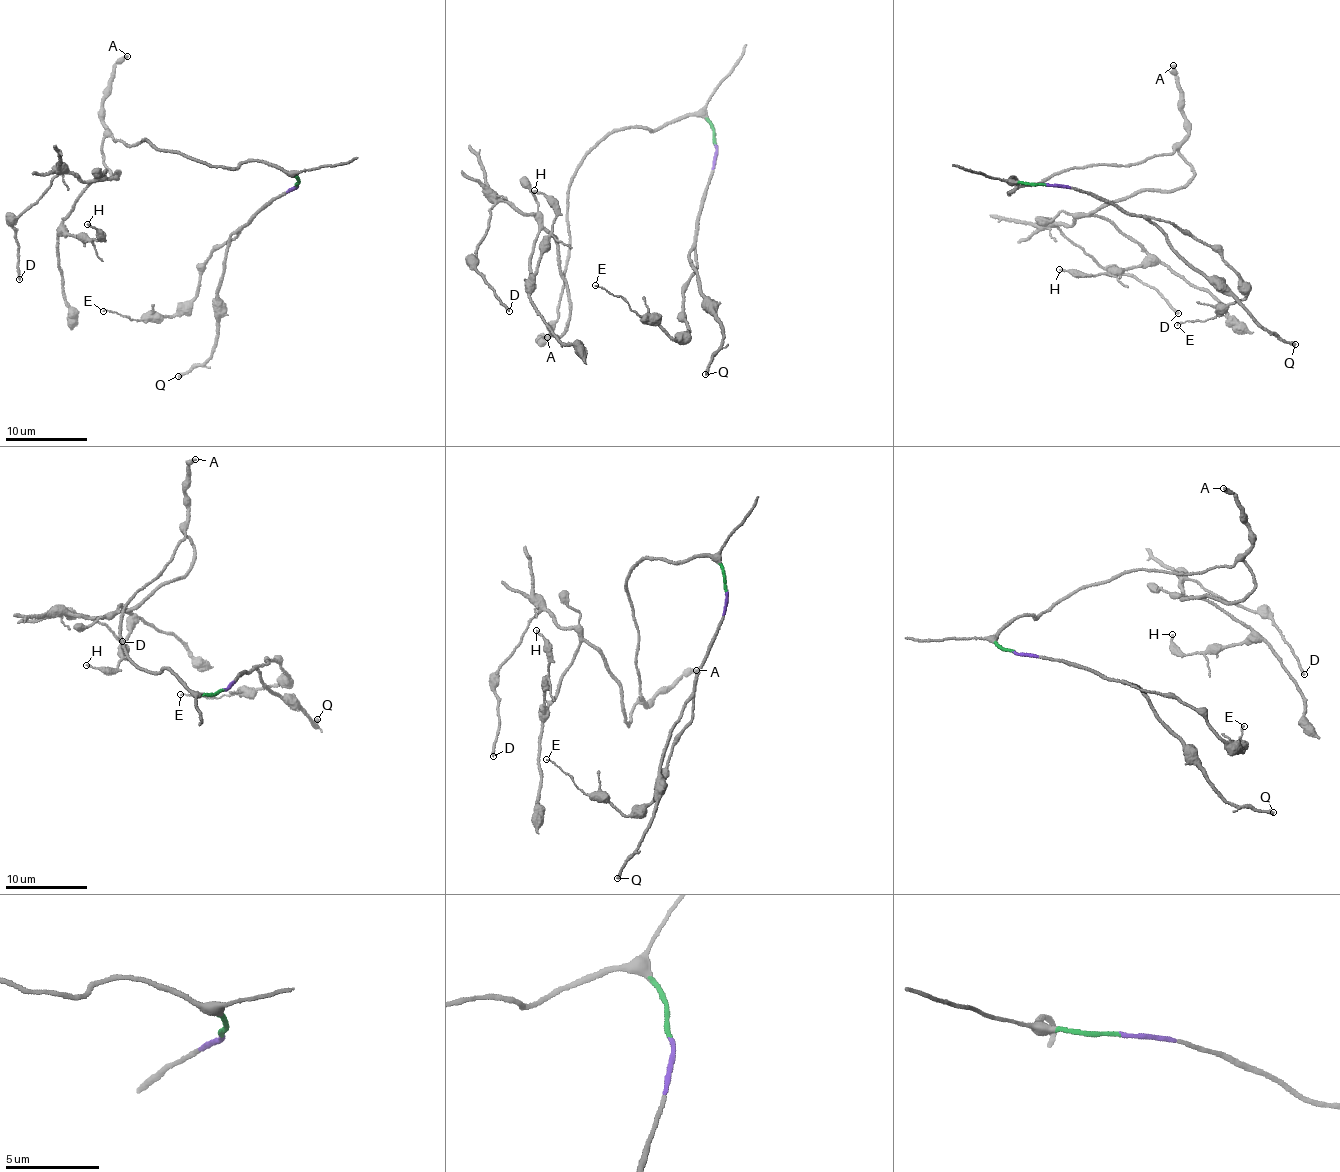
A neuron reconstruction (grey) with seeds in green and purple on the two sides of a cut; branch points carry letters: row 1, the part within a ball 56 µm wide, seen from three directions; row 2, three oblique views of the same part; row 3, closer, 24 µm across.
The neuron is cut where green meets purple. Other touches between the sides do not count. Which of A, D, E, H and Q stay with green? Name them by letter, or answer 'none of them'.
A, D, H

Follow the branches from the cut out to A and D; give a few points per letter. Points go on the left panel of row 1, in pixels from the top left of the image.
A: (296, 185), (291, 175), (246, 161), (210, 167), (144, 139), (114, 141), (103, 107), (114, 65), (128, 56)
D: (296, 185), (246, 161), (210, 167), (105, 137), (116, 178), (57, 175), (11, 225), (19, 280)

